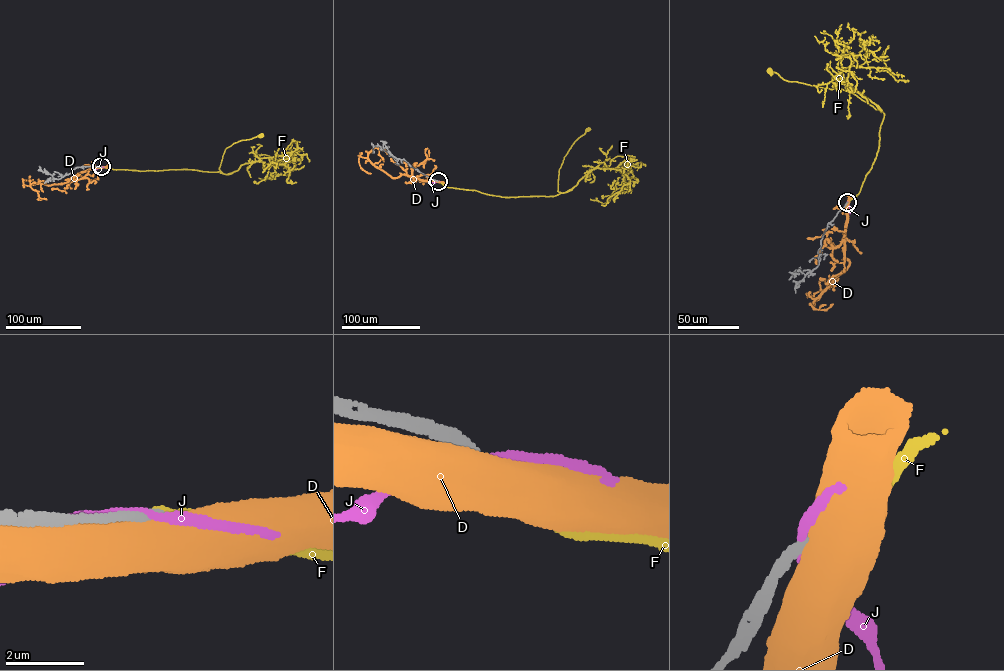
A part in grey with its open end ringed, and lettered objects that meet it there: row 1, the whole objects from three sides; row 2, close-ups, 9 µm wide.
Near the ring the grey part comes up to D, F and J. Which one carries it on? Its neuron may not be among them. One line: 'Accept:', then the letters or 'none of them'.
Accept: F

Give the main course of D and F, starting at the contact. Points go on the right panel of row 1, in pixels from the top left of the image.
D: (847, 203), (842, 241), (848, 266), (817, 300), (814, 298), (815, 293), (835, 282), (837, 276)
F: (847, 202), (858, 194), (877, 156), (883, 112), (840, 88), (789, 81), (770, 71)

